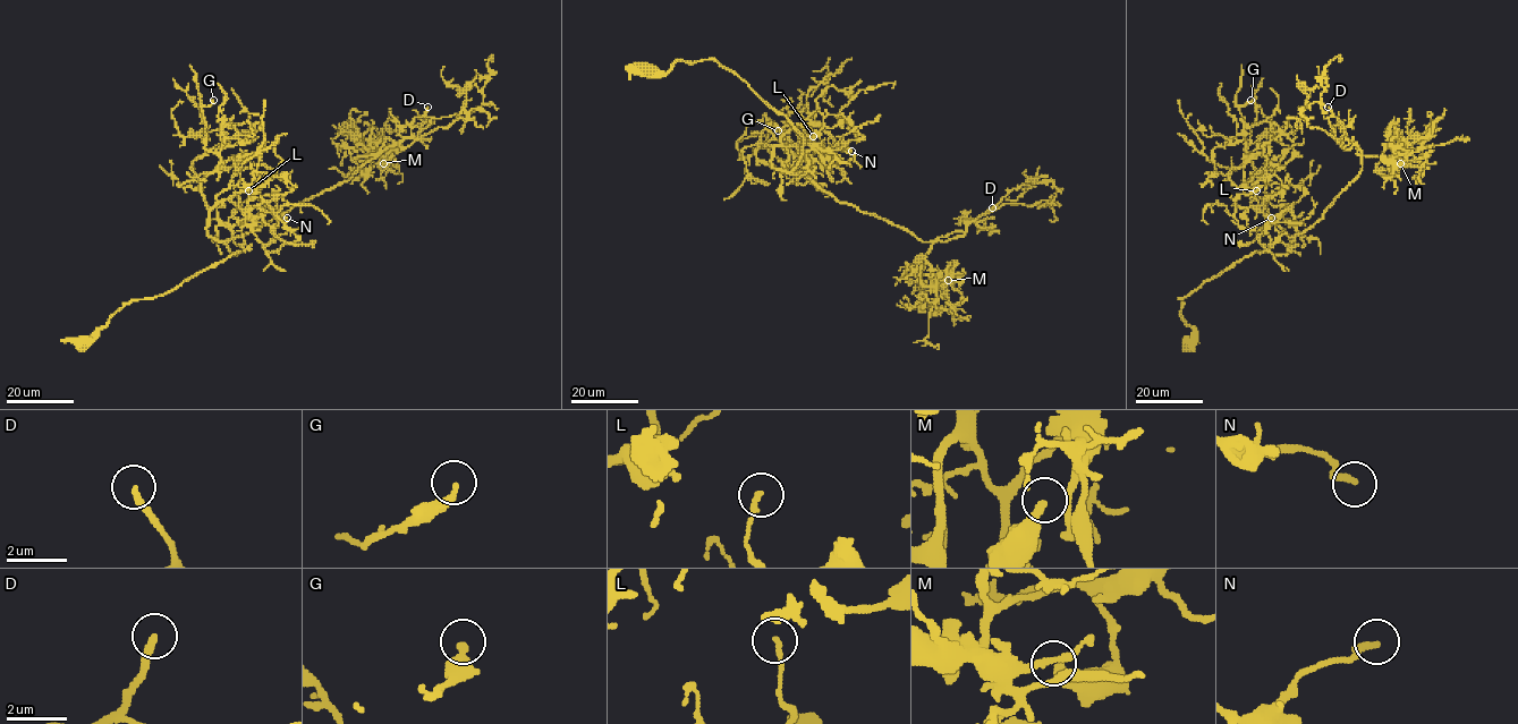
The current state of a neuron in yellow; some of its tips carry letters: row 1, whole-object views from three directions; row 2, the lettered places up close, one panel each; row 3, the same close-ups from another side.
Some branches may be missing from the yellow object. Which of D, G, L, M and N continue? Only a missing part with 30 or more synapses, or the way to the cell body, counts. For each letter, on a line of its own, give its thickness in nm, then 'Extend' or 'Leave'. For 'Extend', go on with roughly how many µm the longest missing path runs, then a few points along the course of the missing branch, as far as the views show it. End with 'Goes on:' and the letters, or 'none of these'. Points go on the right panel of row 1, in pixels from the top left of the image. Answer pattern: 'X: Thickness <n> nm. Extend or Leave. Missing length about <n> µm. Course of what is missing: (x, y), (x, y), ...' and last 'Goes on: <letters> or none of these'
D: Thickness 240 nm. Extend. Missing length about 25 µm. Course of what is missing: (1328, 107), (1312, 88), (1307, 71)
G: Thickness 320 nm. Leave
L: Thickness 160 nm. Leave
M: Thickness 320 nm. Leave
N: Thickness 220 nm. Leave
Goes on: D

